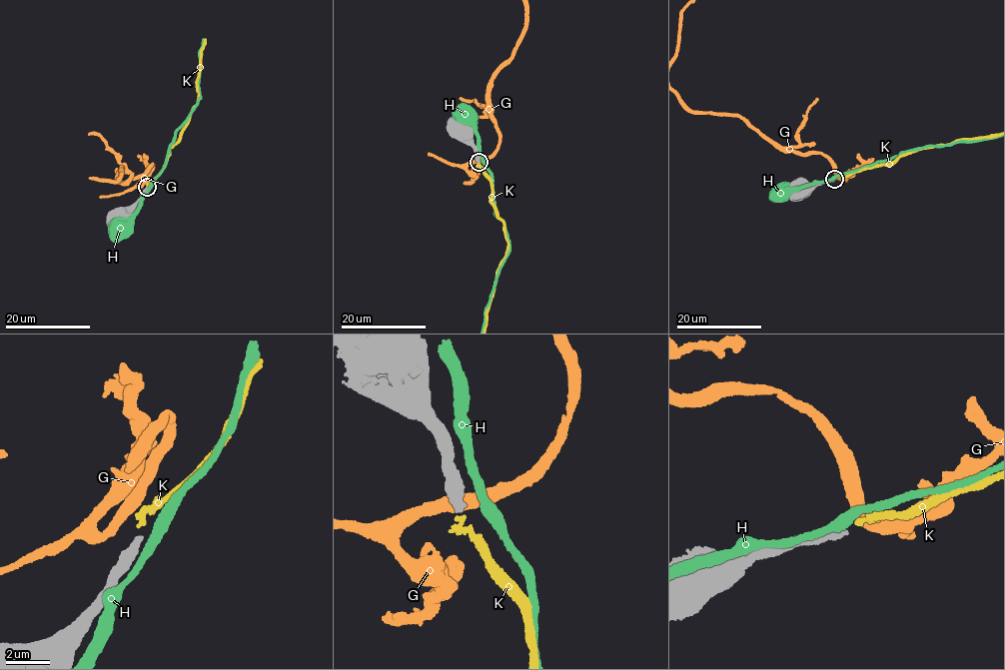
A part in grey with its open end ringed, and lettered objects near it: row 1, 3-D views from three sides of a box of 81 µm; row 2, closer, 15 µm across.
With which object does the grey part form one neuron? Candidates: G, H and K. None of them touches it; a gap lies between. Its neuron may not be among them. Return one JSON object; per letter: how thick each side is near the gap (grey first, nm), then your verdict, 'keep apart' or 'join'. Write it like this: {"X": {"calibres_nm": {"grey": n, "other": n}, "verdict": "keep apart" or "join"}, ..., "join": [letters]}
{"G": {"calibres_nm": {"grey": 360, "other": 480}, "verdict": "keep apart"}, "H": {"calibres_nm": {"grey": 360, "other": 440}, "verdict": "keep apart"}, "K": {"calibres_nm": {"grey": 360, "other": 240}, "verdict": "join"}, "join": ["K"]}

